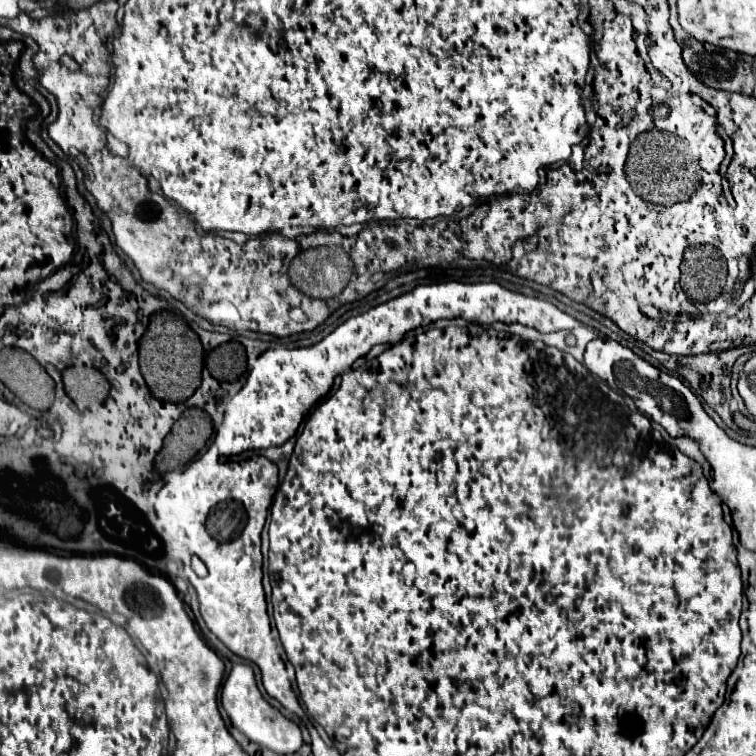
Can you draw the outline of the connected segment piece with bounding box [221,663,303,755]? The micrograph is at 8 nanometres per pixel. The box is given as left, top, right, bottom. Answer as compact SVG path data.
M249 663L233 665L229 677L223 683L221 703L223 703L223 709L227 711L233 727L237 727L249 741L253 741L253 743L257 743L261 747L267 747L267 749L271 749L271 751L275 751L279 755L291 755L291 753L299 751L299 747L303 745L299 727L293 721L289 721L287 717L283 717L275 707L271 707L263 699L261 691L257 689L255 673Z

